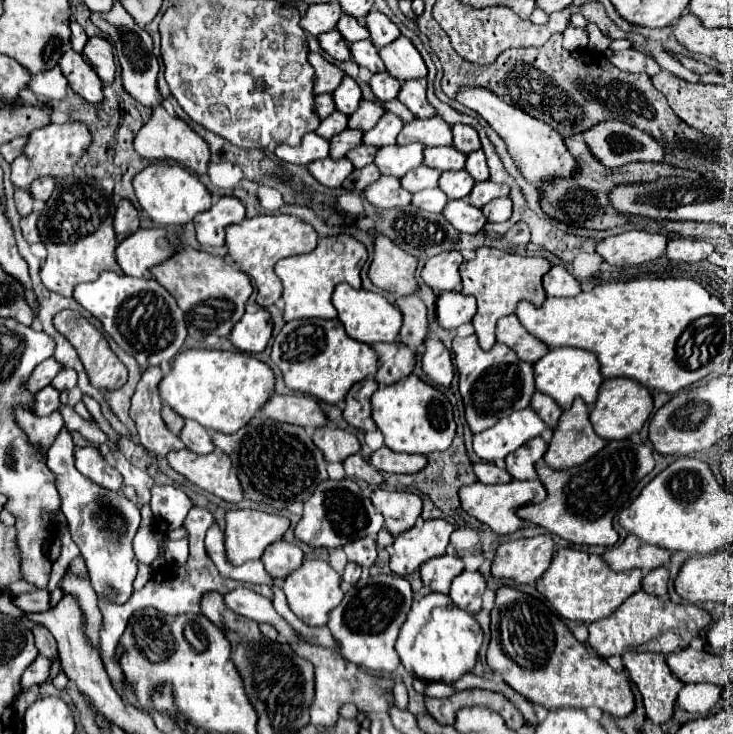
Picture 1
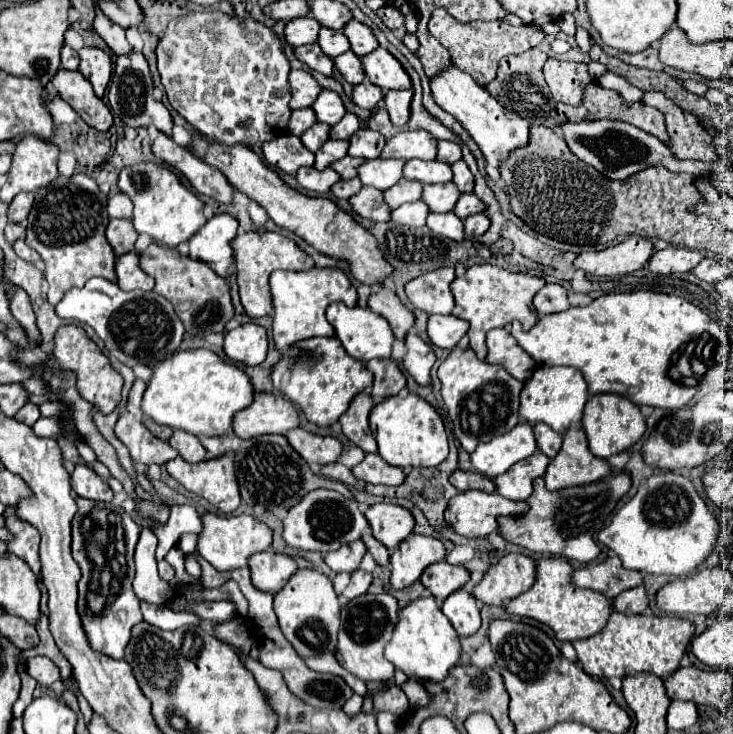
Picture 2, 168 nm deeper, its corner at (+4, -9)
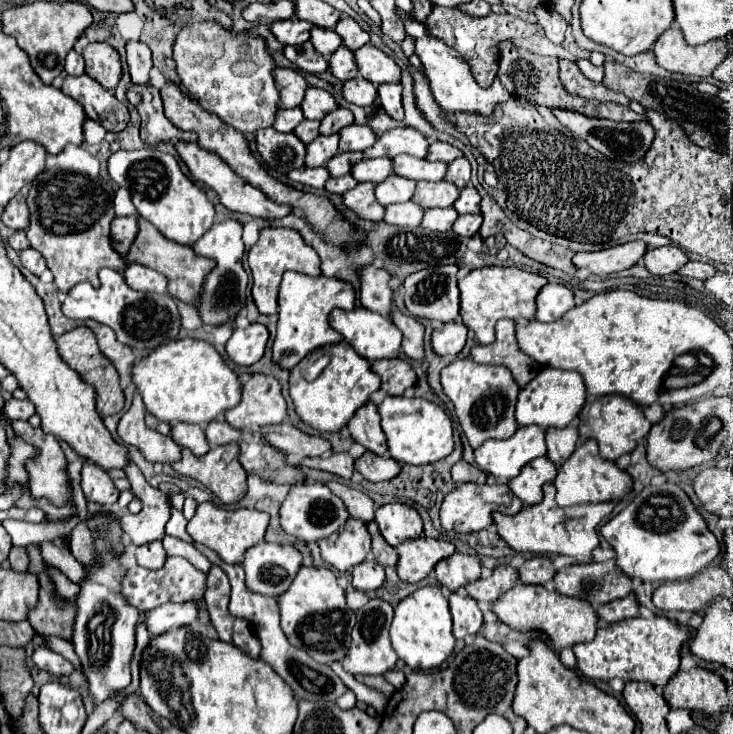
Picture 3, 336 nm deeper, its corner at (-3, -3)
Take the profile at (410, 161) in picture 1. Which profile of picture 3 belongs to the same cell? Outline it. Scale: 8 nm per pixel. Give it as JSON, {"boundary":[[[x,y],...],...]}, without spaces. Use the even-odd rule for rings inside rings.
{"boundary":[[[374,158],[374,160],[360,160],[356,166],[352,166],[350,172],[358,182],[372,182],[380,184],[384,182],[390,174],[394,174],[394,162],[392,158]]]}

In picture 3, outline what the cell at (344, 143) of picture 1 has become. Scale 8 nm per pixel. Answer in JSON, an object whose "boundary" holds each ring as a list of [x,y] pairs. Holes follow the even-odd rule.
{"boundary":[[[332,134],[332,136],[318,136],[312,144],[308,144],[308,160],[306,166],[324,166],[332,156],[338,154],[338,144],[340,144],[340,136]]]}

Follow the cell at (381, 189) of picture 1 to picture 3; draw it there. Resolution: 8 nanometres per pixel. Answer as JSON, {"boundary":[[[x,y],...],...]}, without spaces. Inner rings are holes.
{"boundary":[[[362,182],[356,188],[348,190],[344,194],[344,204],[366,220],[382,220],[384,218],[384,206],[380,206],[374,196],[374,184]]]}

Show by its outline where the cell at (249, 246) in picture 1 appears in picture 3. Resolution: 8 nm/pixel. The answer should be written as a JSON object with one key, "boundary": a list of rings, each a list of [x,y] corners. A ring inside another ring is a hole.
{"boundary":[[[262,228],[258,242],[250,248],[248,252],[248,264],[252,270],[254,286],[252,286],[252,298],[260,310],[260,314],[274,314],[278,310],[278,286],[282,280],[282,274],[286,270],[296,270],[308,276],[318,276],[320,274],[320,258],[310,248],[304,244],[302,236],[292,230],[292,228]]]}

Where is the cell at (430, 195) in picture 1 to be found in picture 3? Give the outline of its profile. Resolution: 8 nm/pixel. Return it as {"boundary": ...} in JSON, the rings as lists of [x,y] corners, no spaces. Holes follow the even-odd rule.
{"boundary":[[[408,200],[408,202],[402,202],[402,204],[386,206],[384,222],[396,224],[396,226],[420,226],[422,216],[424,216],[424,208],[420,208],[412,200]]]}

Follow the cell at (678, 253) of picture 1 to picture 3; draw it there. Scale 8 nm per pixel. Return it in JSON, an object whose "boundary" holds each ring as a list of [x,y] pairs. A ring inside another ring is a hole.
{"boundary":[[[660,246],[660,248],[654,248],[654,250],[650,248],[644,254],[642,262],[652,274],[666,276],[666,274],[672,274],[672,272],[678,272],[688,262],[688,256],[678,246]]]}

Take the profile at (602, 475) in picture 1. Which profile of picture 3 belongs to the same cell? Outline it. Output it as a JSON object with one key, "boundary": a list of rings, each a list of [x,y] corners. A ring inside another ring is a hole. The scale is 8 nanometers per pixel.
{"boundary":[[[552,482],[544,484],[544,498],[542,502],[534,506],[522,508],[516,516],[506,516],[500,512],[494,512],[494,524],[502,540],[518,550],[518,552],[540,552],[540,554],[566,554],[574,556],[578,562],[592,562],[592,550],[600,544],[598,540],[598,524],[604,516],[608,516],[614,510],[616,502],[602,502],[602,504],[580,504],[580,506],[568,506],[560,508],[554,502],[554,486]]]}

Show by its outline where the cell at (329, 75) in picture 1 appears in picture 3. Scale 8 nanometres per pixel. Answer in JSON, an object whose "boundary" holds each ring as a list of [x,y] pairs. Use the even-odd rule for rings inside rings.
{"boundary":[[[292,68],[276,70],[276,84],[280,84],[280,108],[296,108],[302,104],[308,90],[306,78]]]}

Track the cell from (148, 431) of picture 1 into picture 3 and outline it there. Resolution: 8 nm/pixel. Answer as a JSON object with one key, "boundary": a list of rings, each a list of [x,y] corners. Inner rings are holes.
{"boundary":[[[136,394],[132,400],[132,408],[124,412],[118,424],[118,434],[124,444],[136,446],[148,462],[176,462],[180,460],[180,446],[164,434],[156,430],[148,430],[144,424],[146,408],[142,404],[142,396]]]}

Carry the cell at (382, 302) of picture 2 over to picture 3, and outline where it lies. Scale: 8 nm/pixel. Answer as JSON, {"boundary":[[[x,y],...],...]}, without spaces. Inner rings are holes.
{"boundary":[[[366,266],[360,276],[360,300],[362,306],[382,316],[390,316],[394,310],[394,290],[390,288],[390,274],[382,268]]]}

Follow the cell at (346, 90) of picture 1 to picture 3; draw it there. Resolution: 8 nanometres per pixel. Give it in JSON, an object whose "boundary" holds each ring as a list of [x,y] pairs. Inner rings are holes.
{"boundary":[[[308,88],[304,96],[304,104],[300,106],[304,110],[304,116],[310,120],[322,120],[328,112],[338,108],[336,98],[322,88]]]}

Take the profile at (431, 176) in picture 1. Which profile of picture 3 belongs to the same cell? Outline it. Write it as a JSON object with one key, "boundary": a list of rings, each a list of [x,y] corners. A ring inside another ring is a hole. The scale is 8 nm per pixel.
{"boundary":[[[394,174],[388,180],[384,180],[384,184],[376,186],[376,200],[382,206],[394,204],[394,202],[408,202],[414,196],[414,188],[416,188],[414,180],[406,180]]]}

